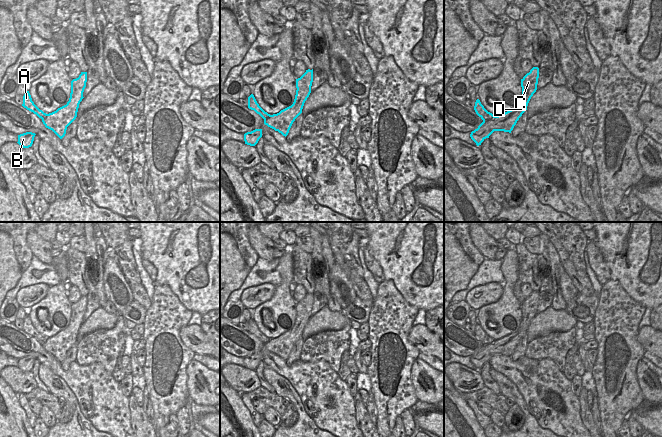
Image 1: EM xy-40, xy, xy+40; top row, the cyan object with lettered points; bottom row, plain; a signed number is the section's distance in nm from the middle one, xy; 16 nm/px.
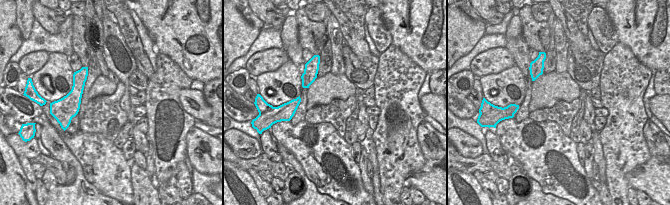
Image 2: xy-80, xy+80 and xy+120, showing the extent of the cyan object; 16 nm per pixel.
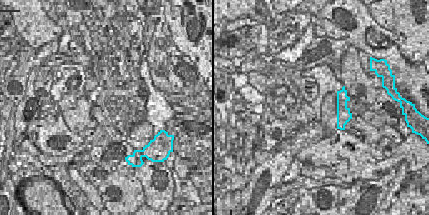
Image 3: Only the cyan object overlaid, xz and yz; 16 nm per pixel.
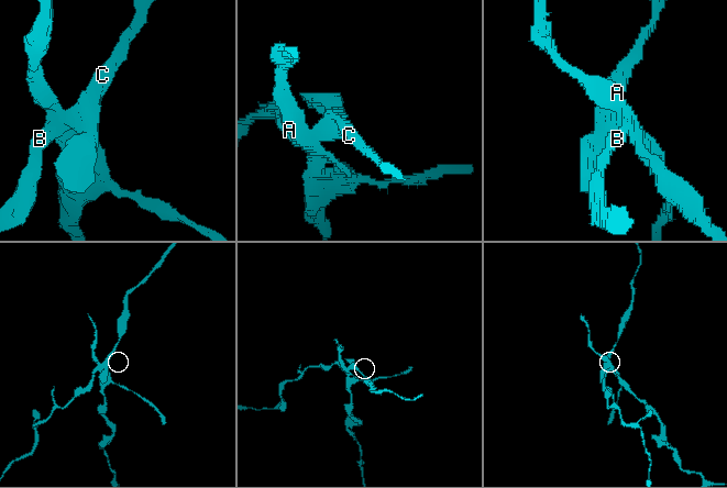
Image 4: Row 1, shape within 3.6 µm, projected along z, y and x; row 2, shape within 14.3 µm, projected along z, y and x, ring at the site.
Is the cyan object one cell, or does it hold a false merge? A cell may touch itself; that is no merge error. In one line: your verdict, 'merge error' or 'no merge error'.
merge error

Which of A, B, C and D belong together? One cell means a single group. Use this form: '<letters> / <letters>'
A / B C D

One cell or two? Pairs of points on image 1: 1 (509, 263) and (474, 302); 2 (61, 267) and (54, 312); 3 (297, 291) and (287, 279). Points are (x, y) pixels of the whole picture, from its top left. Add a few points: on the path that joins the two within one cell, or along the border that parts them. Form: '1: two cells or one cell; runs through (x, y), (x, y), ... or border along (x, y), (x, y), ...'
1: two cells; border along (503, 284), (501, 296), (496, 301), (488, 303)
2: one cell; runs through (63, 278), (63, 285), (56, 295), (56, 301)
3: two cells; border along (291, 286), (291, 296), (296, 302)

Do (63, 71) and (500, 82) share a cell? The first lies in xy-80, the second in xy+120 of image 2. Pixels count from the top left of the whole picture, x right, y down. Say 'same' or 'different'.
same

